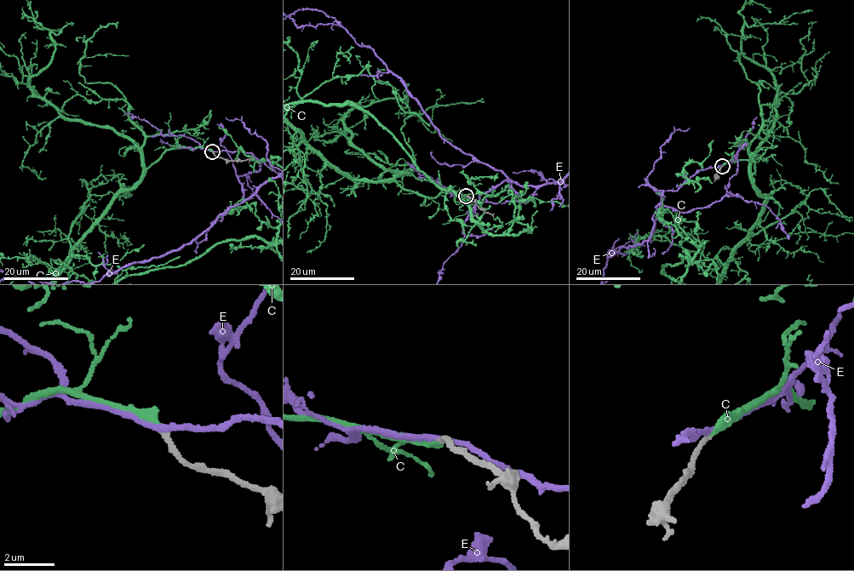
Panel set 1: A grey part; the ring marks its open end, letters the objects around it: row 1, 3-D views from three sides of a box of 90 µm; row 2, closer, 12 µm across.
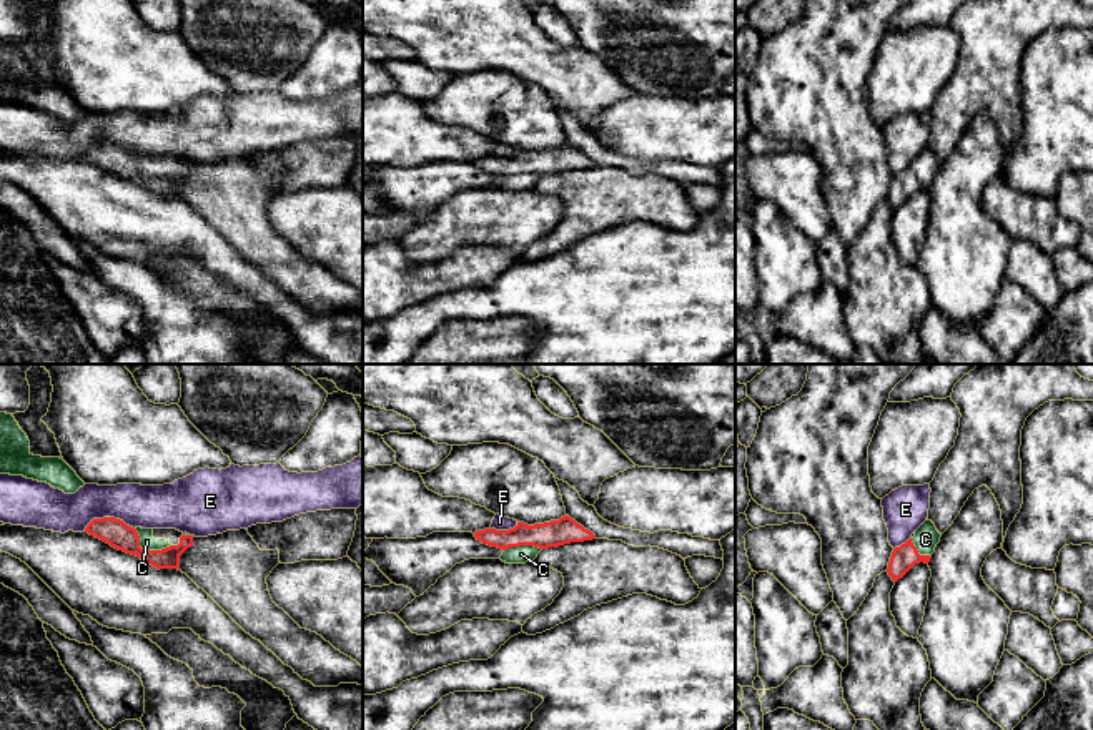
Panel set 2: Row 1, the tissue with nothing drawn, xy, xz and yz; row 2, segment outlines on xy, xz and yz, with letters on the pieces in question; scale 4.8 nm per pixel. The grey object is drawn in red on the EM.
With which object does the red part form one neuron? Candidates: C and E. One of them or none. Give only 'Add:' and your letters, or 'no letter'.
Add: C

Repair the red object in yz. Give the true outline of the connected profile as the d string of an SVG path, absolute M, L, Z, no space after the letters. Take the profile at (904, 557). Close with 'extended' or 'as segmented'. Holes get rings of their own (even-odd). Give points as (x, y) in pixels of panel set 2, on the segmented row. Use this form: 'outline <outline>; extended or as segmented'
outline M925 520L900 547L895 547L888 562L888 575L893 582L902 579L915 564L928 564L942 534L932 520Z; extended

